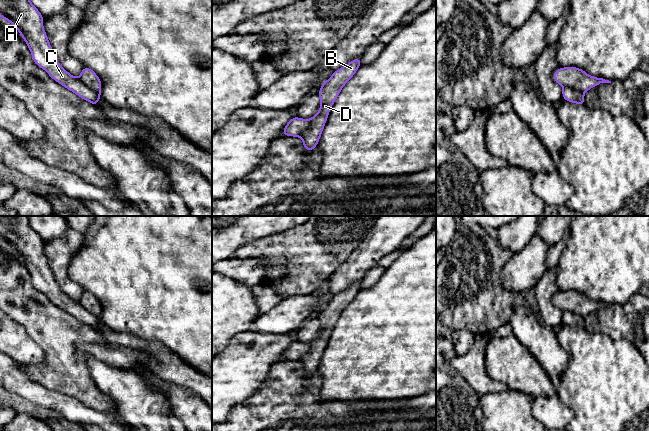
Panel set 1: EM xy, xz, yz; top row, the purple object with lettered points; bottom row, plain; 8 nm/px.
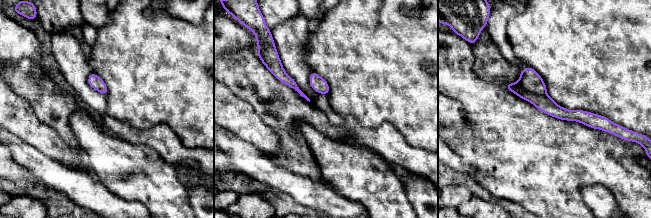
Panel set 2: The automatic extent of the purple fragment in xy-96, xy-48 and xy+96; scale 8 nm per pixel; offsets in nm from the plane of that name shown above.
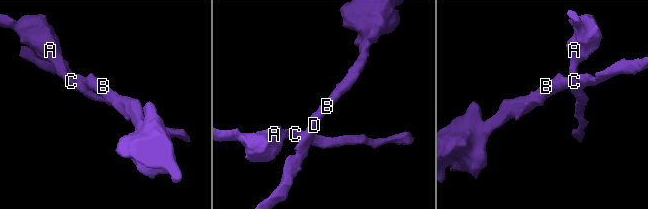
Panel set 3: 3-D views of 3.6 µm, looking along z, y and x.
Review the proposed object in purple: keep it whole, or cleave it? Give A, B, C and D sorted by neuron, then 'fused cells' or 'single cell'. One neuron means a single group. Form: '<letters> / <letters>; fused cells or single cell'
A C / B D; fused cells

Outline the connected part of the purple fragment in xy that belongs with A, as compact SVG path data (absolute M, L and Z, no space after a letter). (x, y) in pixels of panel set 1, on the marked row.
M0 0L0 17L19 31L38 67L63 87L98 106L100 93L88 88L59 64L43 28L44 17L30 0Z

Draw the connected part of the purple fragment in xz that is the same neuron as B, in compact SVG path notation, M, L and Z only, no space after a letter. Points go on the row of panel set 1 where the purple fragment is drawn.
M361 57L355 58L353 61L334 71L327 81L321 83L318 93L321 100L319 111L310 119L311 125L309 129L300 136L303 141L302 146L307 151L311 152L318 145L332 105L342 88L354 76L360 66Z

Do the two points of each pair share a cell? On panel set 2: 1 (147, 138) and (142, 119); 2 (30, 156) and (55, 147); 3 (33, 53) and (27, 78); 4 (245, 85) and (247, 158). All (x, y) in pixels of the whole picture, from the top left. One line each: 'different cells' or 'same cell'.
1: different cells
2: different cells
3: different cells
4: different cells

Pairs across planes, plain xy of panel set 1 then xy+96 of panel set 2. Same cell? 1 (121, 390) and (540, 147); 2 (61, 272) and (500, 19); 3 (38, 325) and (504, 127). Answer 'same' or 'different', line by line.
1: different
2: same
3: same

